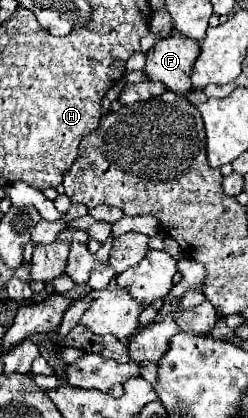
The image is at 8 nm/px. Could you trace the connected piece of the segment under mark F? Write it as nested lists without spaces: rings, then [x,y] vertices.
[[[182,34],[160,38],[146,56],[146,74],[150,80],[162,82],[176,94],[190,92],[190,74],[198,58],[200,44]]]

